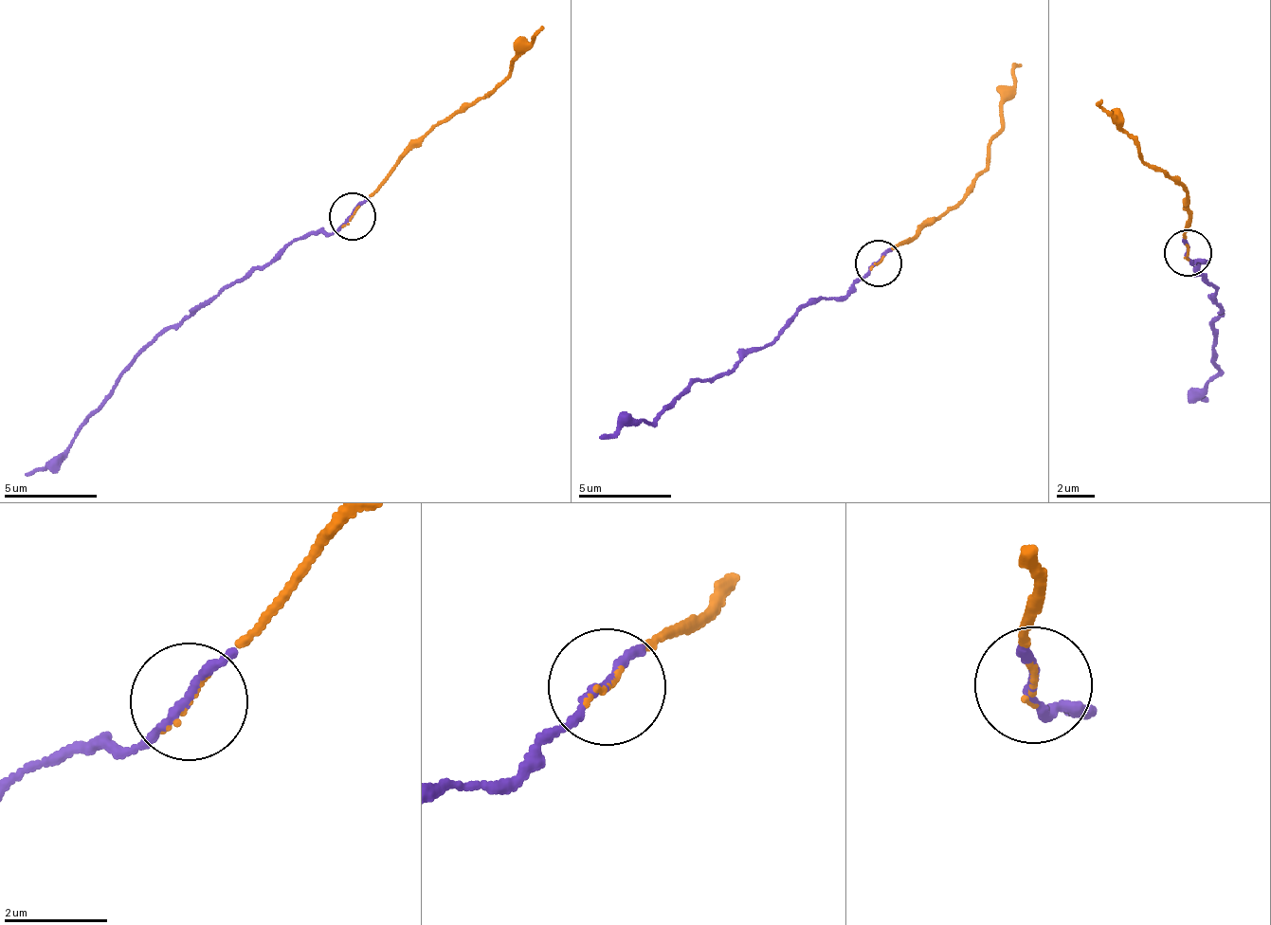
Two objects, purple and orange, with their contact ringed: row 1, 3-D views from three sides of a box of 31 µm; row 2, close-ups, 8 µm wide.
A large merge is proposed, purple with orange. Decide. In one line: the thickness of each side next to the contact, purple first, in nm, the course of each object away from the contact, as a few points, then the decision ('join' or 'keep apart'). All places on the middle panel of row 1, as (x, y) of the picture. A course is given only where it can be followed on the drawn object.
calibres 140 and 70 nm; course purple (880, 262), (867, 266), (842, 296), (795, 309), (771, 342), (690, 384), (657, 423), (633, 421), (600, 437); course orange (880, 262), (898, 244), (962, 206), (996, 137), (1000, 106), (1022, 63); join

